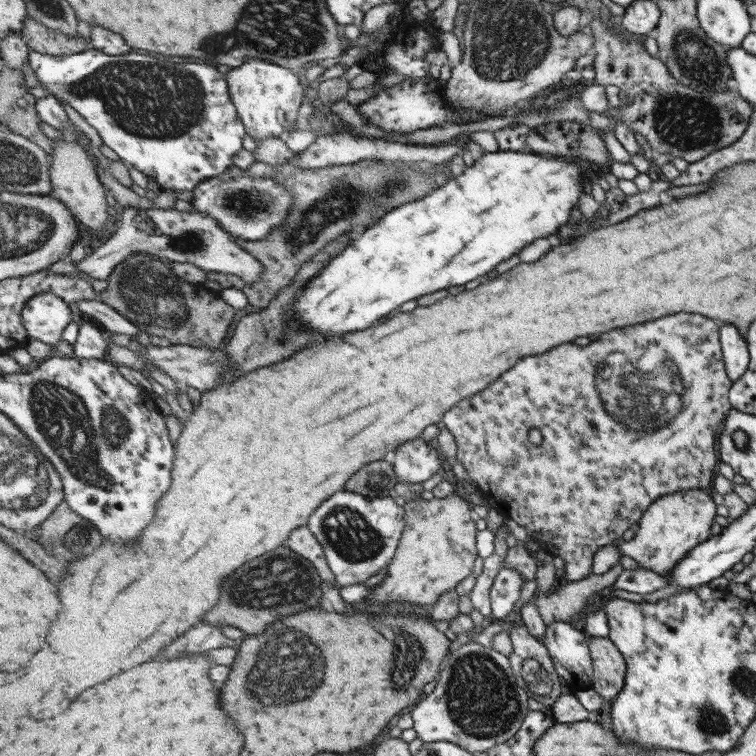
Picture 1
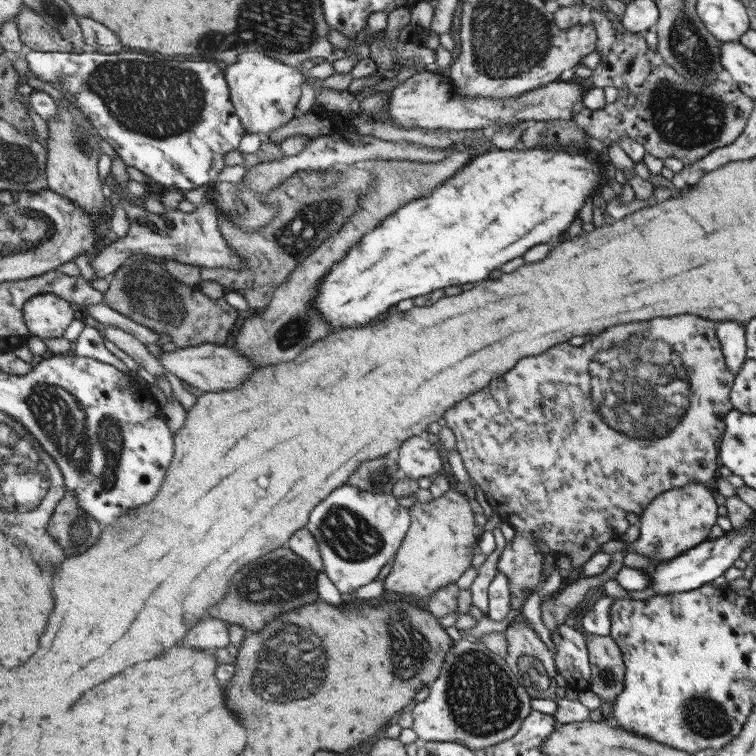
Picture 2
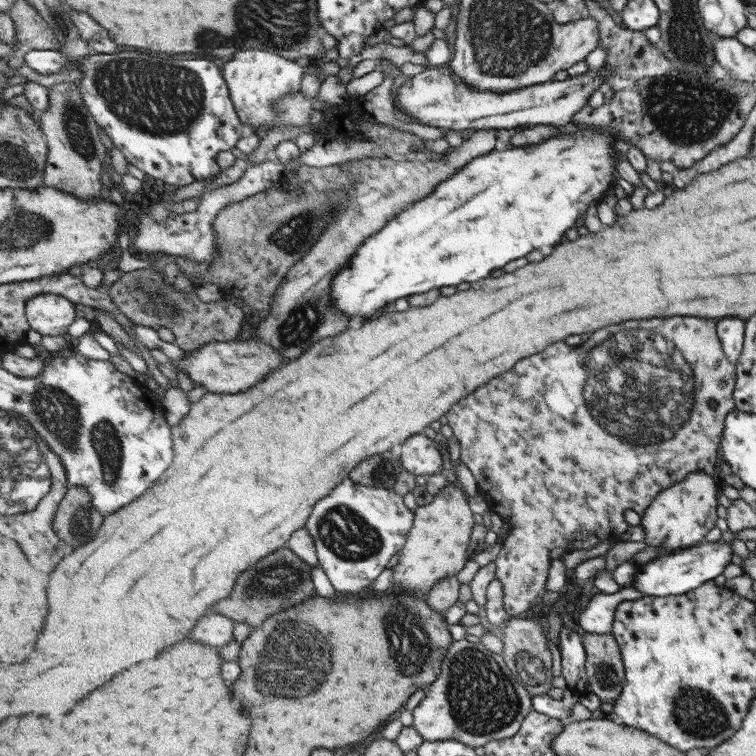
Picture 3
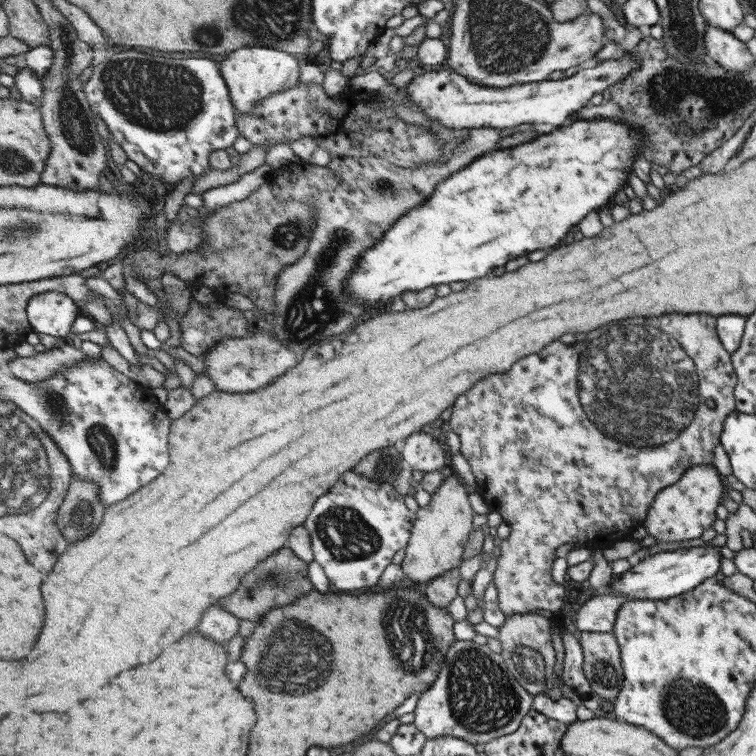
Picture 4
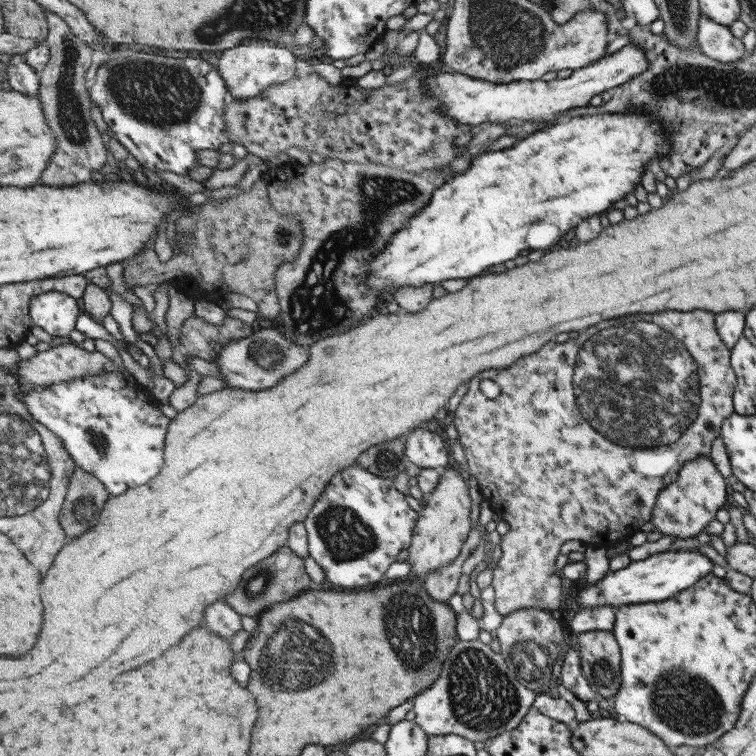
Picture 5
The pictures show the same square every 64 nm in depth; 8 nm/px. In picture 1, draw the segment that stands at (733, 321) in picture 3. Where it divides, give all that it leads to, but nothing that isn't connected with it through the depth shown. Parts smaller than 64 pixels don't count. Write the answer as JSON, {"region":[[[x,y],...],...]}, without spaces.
{"region":[[[721,324],[719,328],[719,340],[723,350],[723,362],[725,362],[725,374],[729,382],[739,382],[749,366],[749,348],[747,342],[741,338],[739,330],[731,324]]]}

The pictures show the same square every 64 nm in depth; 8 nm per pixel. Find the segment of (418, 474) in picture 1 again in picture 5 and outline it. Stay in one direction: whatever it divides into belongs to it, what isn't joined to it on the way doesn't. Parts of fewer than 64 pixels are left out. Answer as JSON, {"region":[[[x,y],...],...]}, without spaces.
{"region":[[[421,428],[409,434],[405,454],[407,462],[415,464],[421,470],[447,464],[447,450],[443,446],[443,440],[435,432],[425,432]]]}

